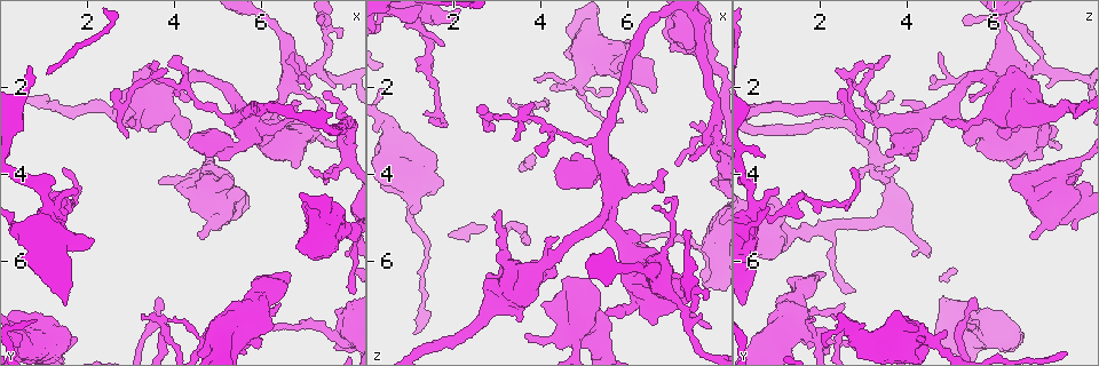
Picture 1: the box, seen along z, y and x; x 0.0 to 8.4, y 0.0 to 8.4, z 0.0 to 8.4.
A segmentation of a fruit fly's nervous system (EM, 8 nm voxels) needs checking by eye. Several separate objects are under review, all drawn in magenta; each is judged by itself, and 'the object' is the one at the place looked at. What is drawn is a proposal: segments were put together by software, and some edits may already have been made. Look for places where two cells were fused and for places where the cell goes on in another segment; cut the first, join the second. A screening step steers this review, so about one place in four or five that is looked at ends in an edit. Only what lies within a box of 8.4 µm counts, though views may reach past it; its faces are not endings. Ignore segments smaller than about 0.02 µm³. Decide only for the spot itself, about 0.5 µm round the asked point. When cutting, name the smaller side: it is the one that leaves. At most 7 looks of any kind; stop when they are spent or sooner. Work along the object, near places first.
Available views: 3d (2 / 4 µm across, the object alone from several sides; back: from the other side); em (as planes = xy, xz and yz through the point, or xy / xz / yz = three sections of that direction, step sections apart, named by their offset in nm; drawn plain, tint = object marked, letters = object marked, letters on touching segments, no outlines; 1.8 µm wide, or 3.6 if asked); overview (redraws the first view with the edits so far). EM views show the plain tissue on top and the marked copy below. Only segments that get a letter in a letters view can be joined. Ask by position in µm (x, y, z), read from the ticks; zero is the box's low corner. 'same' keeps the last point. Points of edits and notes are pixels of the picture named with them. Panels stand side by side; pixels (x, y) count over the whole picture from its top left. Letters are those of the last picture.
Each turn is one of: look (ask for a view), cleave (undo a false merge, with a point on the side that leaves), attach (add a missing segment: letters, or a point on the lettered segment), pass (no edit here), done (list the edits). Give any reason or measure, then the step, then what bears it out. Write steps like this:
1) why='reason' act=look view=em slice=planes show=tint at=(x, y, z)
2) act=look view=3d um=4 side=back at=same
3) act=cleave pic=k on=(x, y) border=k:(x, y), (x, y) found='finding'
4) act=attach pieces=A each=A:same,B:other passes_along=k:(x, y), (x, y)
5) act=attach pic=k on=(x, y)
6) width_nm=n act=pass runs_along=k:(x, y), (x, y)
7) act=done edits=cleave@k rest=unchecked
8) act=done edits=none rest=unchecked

why='thick end' act=look view=3d um=2 at=(6.60, 6.30, 2.15)

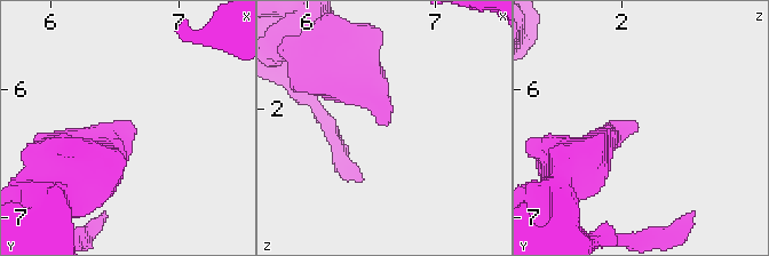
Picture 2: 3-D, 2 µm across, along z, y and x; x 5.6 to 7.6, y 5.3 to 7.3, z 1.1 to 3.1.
why='need the tissue' act=look view=em slice=planes show=letters at=(6.60, 6.30, 2.14)

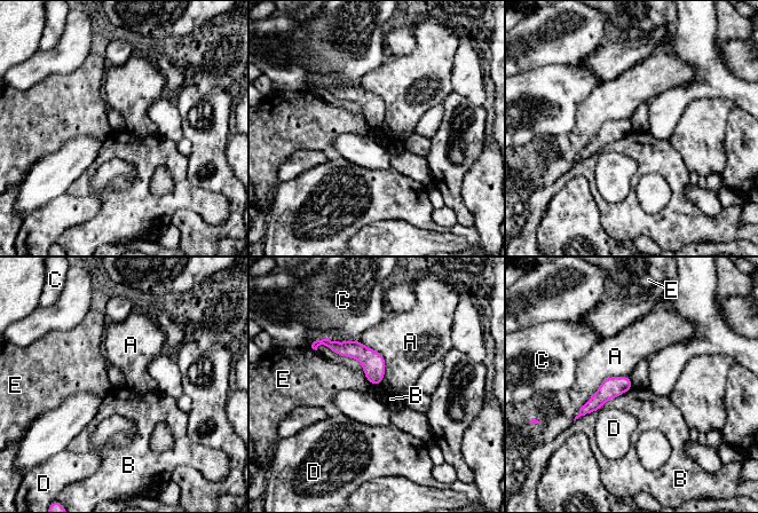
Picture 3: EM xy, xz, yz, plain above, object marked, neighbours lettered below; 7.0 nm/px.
act=pass each=A:other,B:other,C:other,D:other,E:other runs_along=3:(324, 341), (356, 349), (378, 381) found='no lettered segment goes on from it'

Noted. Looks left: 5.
why='four or more arms meet' act=look view=em slice=xy step=4 show=tint at=(5.55, 2.90, 3.85)

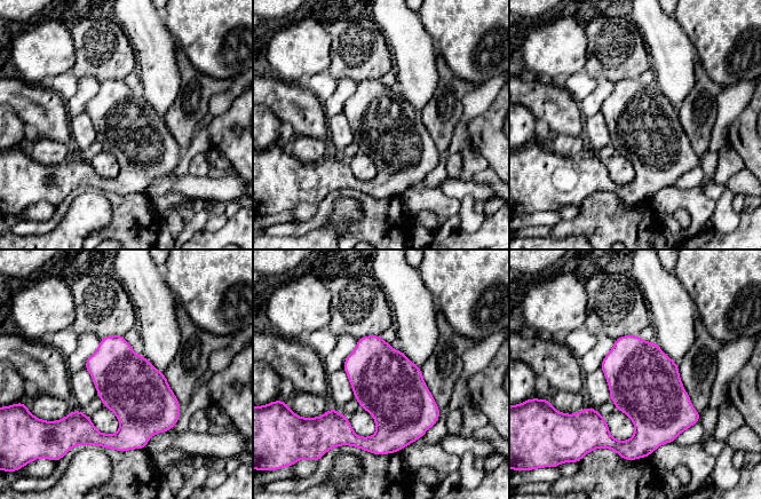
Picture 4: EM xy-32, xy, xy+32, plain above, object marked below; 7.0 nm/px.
act=look view=em slice=xy step=4 show=letters at=same

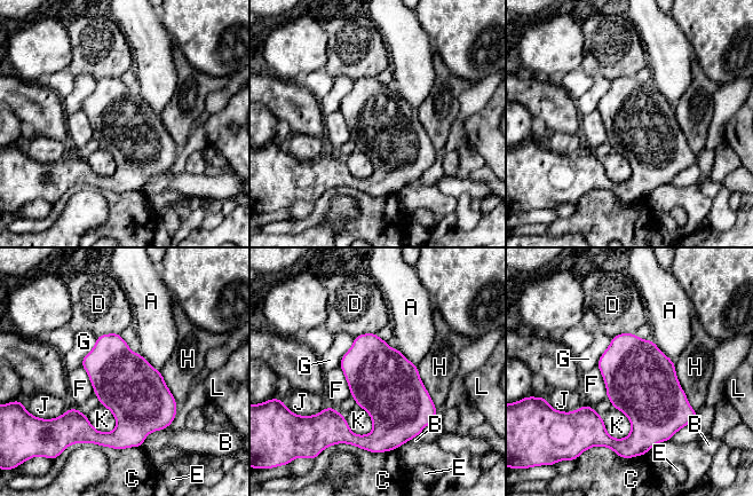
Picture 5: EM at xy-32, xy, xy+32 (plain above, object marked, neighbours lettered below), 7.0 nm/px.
longest_contact=H:380nm act=pass each=A:other,B:other,C:other,D:other,E:other,F:other,G:other,H:other,J:other,K:other,L:other border=5:(650, 339), (674, 363) found='one cell here'

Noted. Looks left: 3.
why='arms part here' act=look view=3d um=2 at=(6.60, 1.80, 6.35)

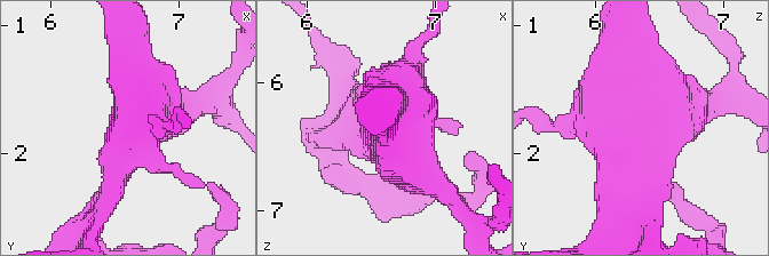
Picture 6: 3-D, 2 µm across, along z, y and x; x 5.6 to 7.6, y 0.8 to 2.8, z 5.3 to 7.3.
act=look view=em slice=xz step=4 show=tint at=(6.64, 1.80, 6.34)

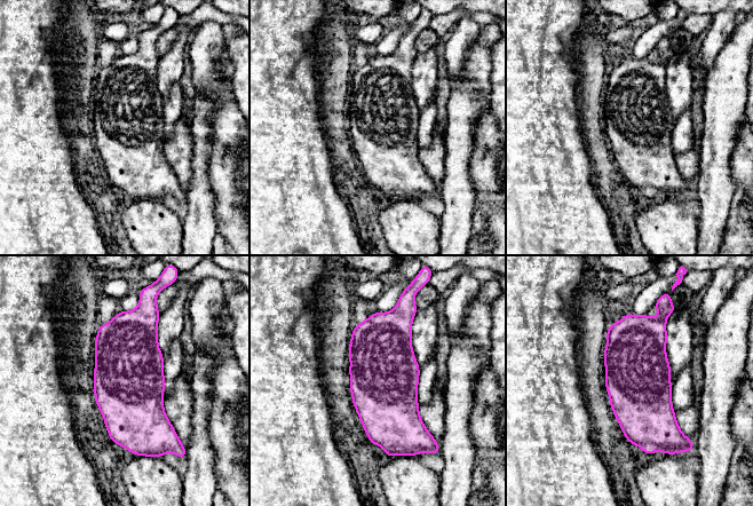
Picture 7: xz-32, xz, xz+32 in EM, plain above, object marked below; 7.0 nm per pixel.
why='see the neighbours' act=look view=em slice=xz step=4 show=letters at=same

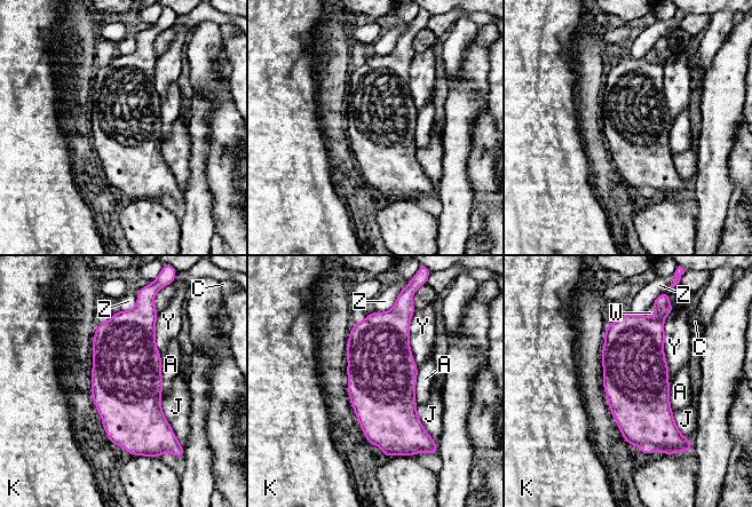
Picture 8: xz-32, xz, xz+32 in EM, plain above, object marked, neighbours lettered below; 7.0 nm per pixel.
width_nm=460 act=pass each=A:other,C:other,J:other,K:other,W:other,Y:other,Z:other border=8:(669, 313), (664, 358), (670, 383) found='one cell here'

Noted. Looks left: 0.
act=done edits=none rest=unchecked

